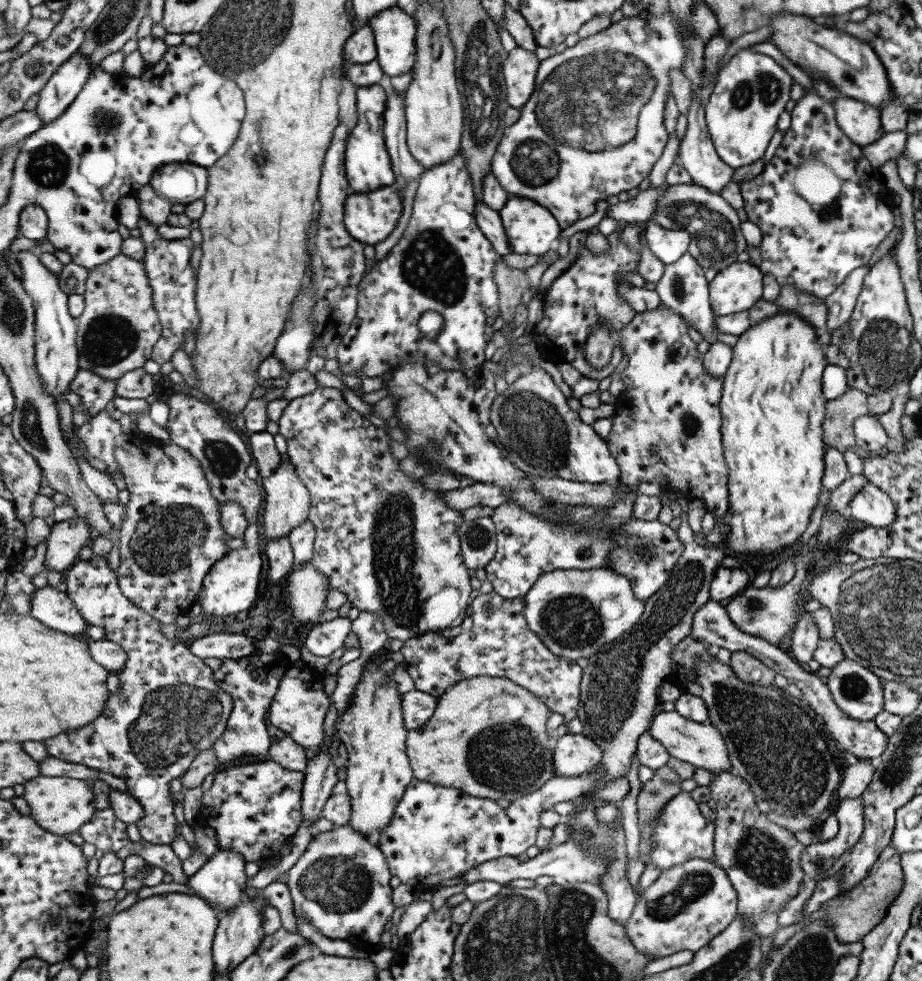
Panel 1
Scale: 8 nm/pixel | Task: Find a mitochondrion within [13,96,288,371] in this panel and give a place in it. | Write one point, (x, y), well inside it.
(47, 165)

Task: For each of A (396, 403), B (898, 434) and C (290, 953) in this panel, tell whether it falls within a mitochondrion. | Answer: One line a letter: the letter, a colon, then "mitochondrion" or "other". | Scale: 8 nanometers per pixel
A: other
B: other
C: mitochondrion

